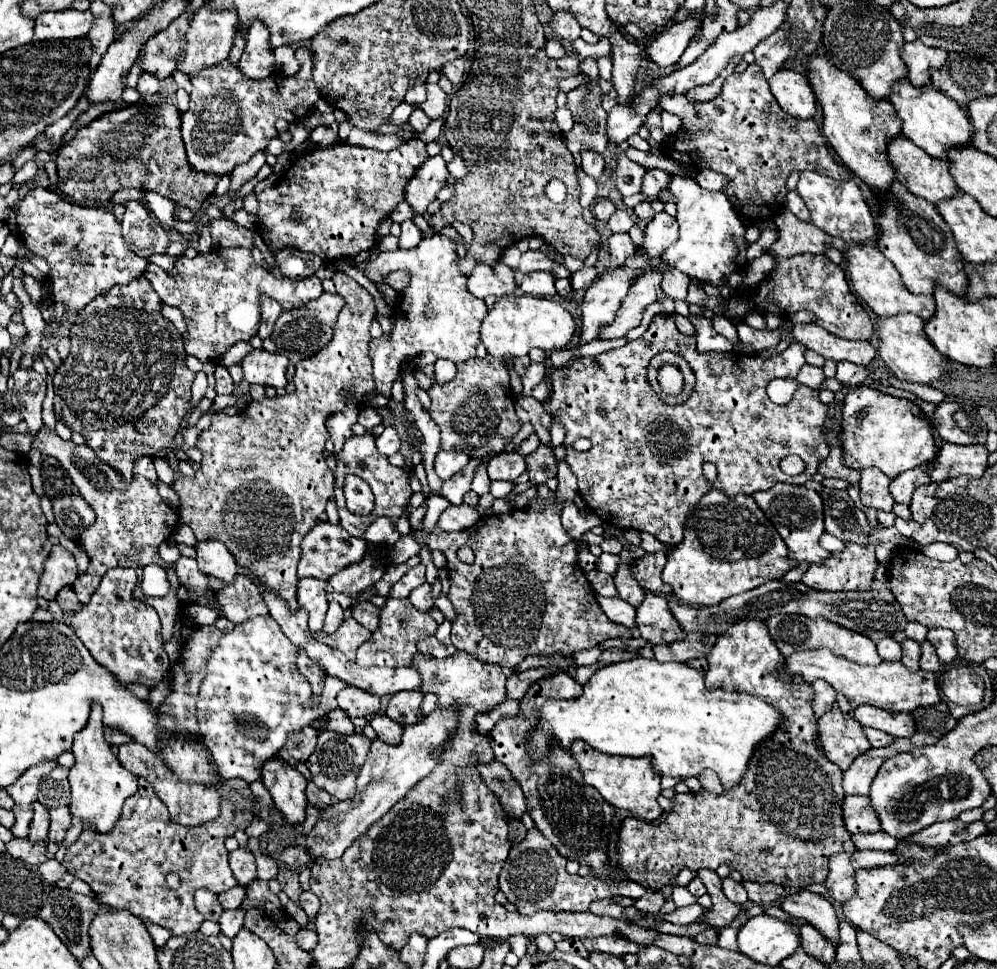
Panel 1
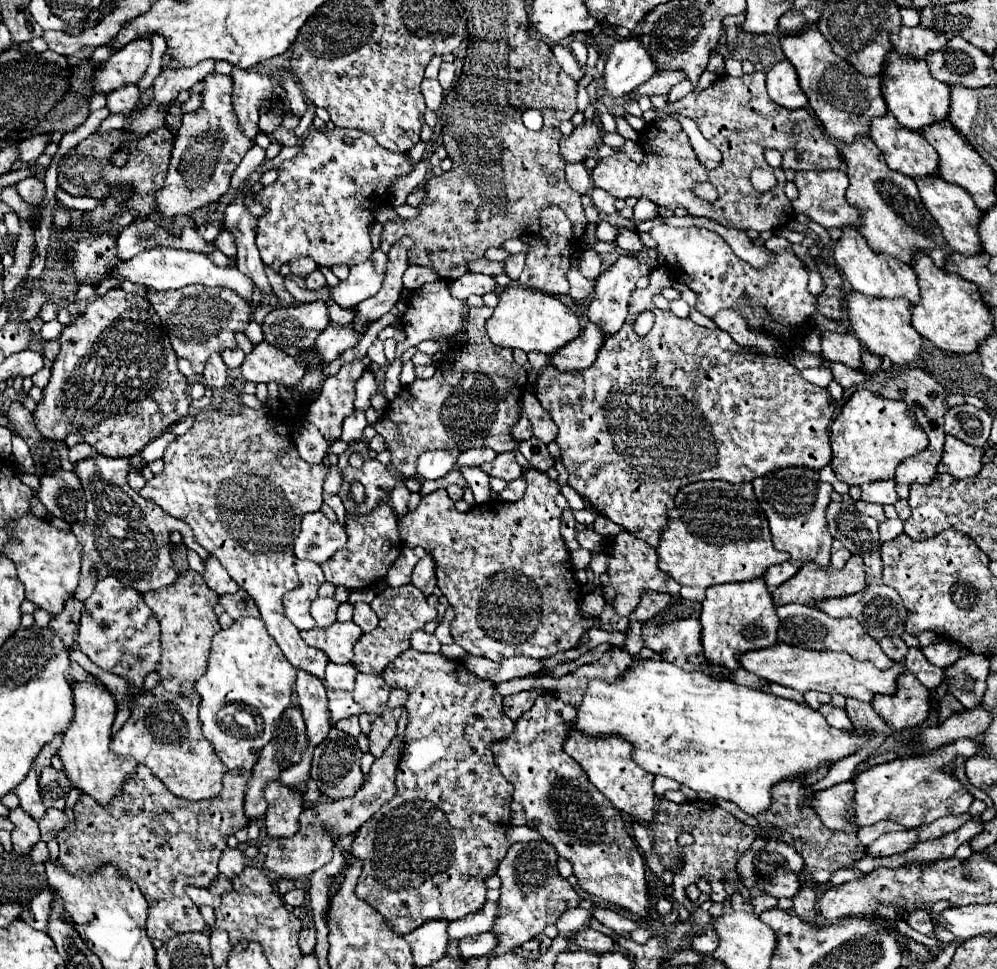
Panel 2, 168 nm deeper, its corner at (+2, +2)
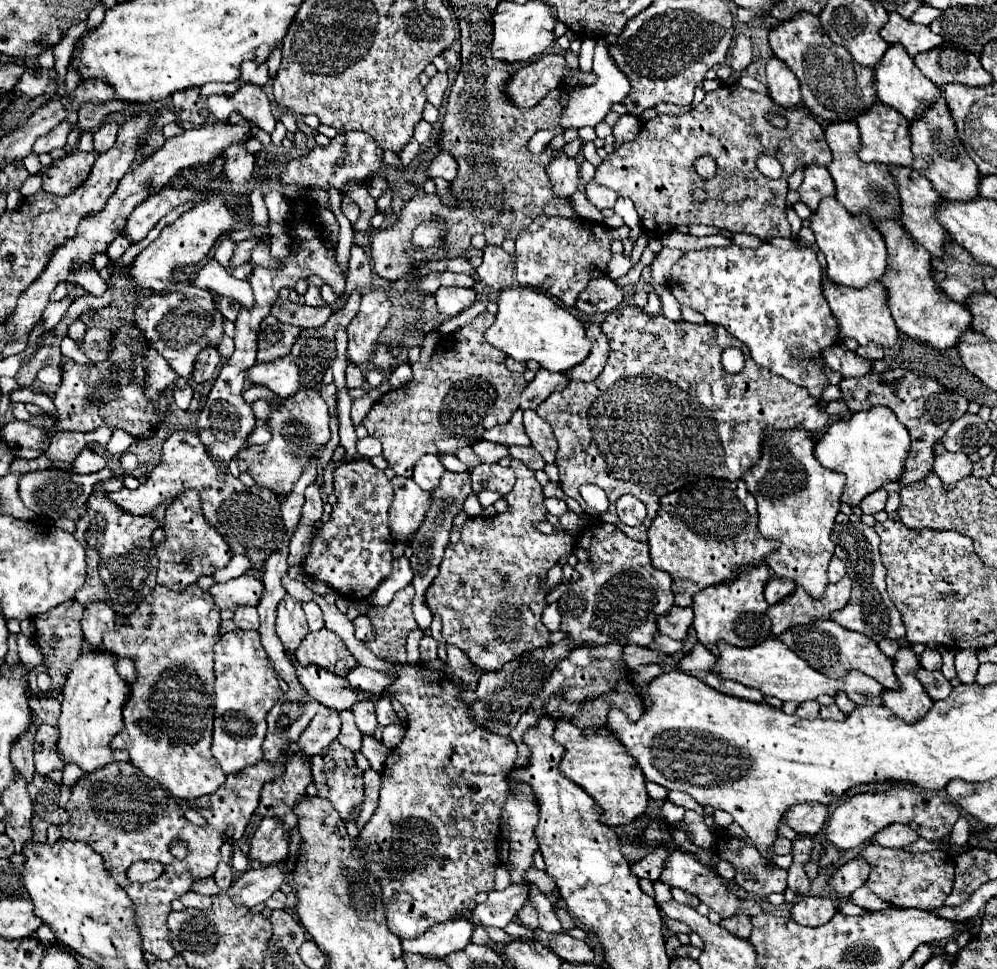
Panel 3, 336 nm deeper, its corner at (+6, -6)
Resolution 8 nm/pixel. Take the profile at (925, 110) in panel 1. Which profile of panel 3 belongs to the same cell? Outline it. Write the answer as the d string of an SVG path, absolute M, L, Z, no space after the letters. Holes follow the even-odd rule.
M901 44L889 46L889 50L883 54L879 64L875 66L875 92L877 92L879 102L883 102L885 106L895 108L897 112L901 112L907 122L913 122L921 114L925 114L929 110L929 106L933 106L941 96L939 86L931 84L931 80L927 80L919 72L919 68L907 56L907 52Z

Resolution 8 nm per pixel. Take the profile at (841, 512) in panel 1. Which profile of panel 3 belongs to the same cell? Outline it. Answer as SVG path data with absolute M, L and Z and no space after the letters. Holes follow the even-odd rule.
M851 520L845 522L845 524L835 522L833 532L831 532L831 540L835 544L835 556L839 556L845 562L847 574L855 580L857 598L853 596L853 600L863 600L863 606L849 602L839 612L833 612L831 620L835 620L837 624L841 624L847 630L855 630L855 632L865 634L873 642L881 642L885 638L891 638L891 640L903 638L905 626L901 622L899 610L889 600L887 590L885 590L885 566L883 566L881 556L879 556L879 536L877 536L877 532L869 526L865 526L863 522L851 522Z

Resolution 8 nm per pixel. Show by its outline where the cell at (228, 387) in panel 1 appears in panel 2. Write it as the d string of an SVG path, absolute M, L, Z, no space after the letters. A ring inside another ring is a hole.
M209 356L203 378L211 388L223 388L227 384L227 366L223 364L221 356Z

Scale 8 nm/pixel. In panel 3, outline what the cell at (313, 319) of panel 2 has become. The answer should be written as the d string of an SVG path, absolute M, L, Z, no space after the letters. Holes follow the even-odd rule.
M267 316L259 326L259 350L257 362L273 362L285 358L291 352L291 346L297 342L301 328L283 324L273 316Z

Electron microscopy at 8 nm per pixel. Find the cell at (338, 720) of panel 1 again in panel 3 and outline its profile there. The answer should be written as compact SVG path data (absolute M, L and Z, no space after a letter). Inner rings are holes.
M343 710L341 712L341 732L339 732L339 736L337 736L337 740L345 746L345 748L349 748L349 750L353 750L353 752L357 752L359 748L361 748L361 730L357 728L357 724L355 724L355 720L353 720L353 712L351 710Z

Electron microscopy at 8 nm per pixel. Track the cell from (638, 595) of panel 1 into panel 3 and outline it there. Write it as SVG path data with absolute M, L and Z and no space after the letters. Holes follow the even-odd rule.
M673 606L669 610L669 614L657 618L657 628L659 628L661 634L665 634L665 636L669 636L673 640L683 640L687 636L691 620L693 620L691 608Z

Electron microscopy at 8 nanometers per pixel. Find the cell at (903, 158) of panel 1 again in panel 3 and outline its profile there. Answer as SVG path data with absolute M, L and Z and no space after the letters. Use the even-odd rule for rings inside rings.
M875 102L875 108L871 112L865 112L859 120L859 134L861 134L861 150L859 158L863 162L879 162L885 166L911 166L913 154L911 154L911 138L909 138L909 124L895 112L893 108L887 108L879 102Z

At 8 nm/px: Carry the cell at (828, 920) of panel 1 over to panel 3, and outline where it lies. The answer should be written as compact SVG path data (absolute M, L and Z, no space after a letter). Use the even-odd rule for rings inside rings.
M725 838L717 854L735 866L735 882L743 890L761 898L787 890L787 870L763 860L755 846L741 846L739 838Z

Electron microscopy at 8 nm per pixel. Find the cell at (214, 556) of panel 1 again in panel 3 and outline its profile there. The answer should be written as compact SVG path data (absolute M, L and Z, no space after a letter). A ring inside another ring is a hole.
M243 574L225 584L213 584L209 588L209 592L219 608L231 610L231 608L235 608L235 604L255 606L259 602L259 596L263 594L263 582L255 580L255 576L251 576L251 574Z

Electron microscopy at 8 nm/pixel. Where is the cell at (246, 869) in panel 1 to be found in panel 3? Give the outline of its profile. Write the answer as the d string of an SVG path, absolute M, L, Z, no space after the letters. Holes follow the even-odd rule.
M221 862L217 866L217 872L215 872L213 878L215 878L215 882L217 882L217 886L221 890L227 890L231 886L231 882L233 882L233 870L231 870L231 866L225 864L225 862Z

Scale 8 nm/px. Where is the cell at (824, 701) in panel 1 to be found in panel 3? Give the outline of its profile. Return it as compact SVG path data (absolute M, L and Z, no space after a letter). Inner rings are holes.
M815 700L803 702L803 704L799 704L799 708L797 708L797 716L799 716L799 718L817 718L819 708L821 708L821 704L815 702Z

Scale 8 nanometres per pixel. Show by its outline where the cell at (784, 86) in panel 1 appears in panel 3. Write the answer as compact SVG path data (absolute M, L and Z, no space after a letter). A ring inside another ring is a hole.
M775 56L767 62L767 88L773 102L779 104L781 108L795 108L801 102L799 80Z

